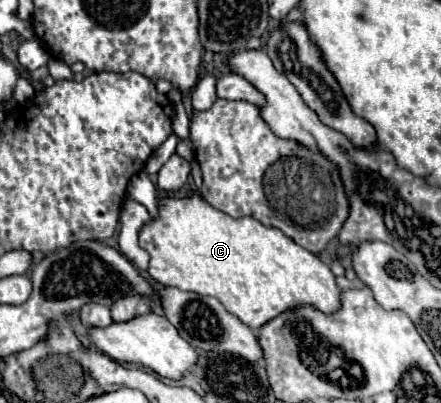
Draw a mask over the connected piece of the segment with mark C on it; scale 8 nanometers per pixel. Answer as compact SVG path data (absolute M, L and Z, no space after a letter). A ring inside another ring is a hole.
M192 193L192 195L166 195L166 197L158 199L156 205L158 205L158 215L156 215L154 219L150 219L148 223L142 225L142 229L140 229L140 233L138 233L138 239L140 239L140 247L142 247L144 251L148 251L148 255L150 255L148 273L150 273L150 277L152 277L154 281L158 281L160 285L172 285L172 287L178 287L178 289L182 289L182 291L194 291L194 293L198 293L198 295L216 297L216 299L226 307L228 313L236 315L236 317L238 317L244 325L248 325L252 331L256 331L258 327L262 327L264 323L268 323L270 319L274 319L276 315L280 315L282 311L292 309L292 307L302 305L302 303L314 305L316 309L320 309L320 311L324 311L324 313L334 313L334 311L338 311L338 307L340 307L340 289L336 287L334 275L332 275L332 271L328 269L328 265L322 263L314 253L310 253L310 251L302 249L300 245L296 245L294 241L290 241L290 237L286 237L280 229L266 227L266 225L262 225L258 219L254 219L252 215L234 219L234 217L230 217L230 215L226 215L226 213L214 209L212 205L208 205L198 193Z

